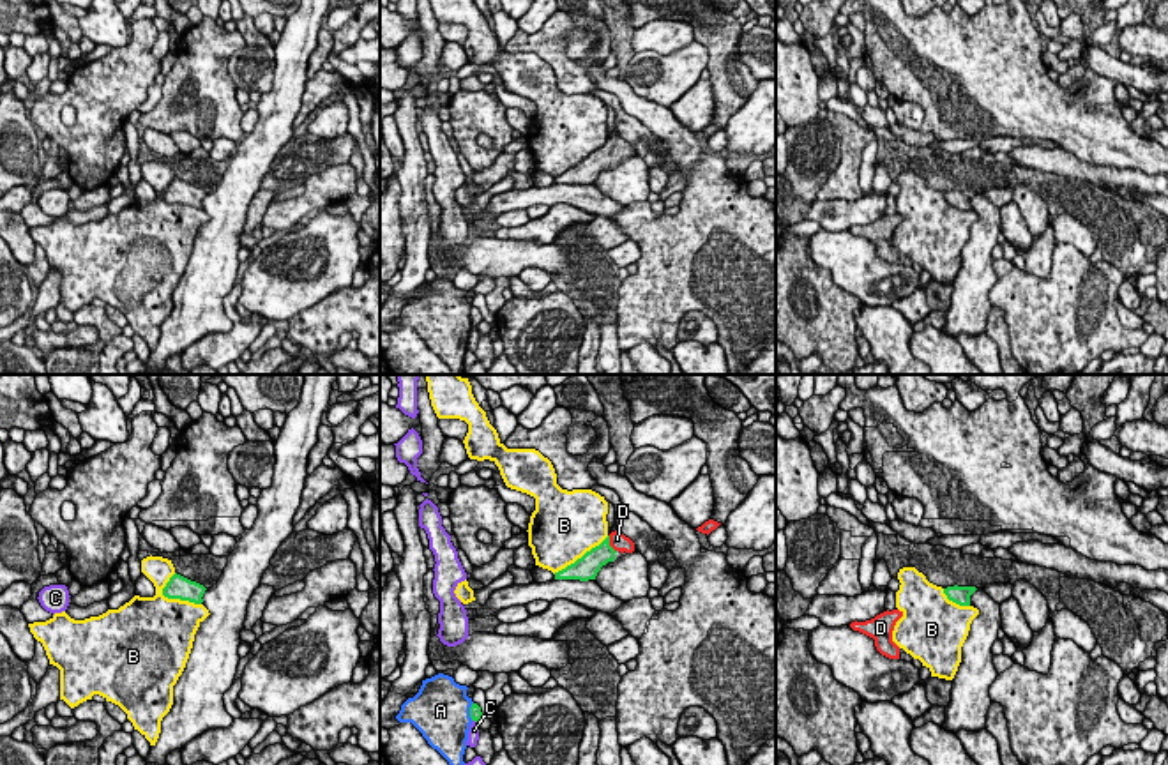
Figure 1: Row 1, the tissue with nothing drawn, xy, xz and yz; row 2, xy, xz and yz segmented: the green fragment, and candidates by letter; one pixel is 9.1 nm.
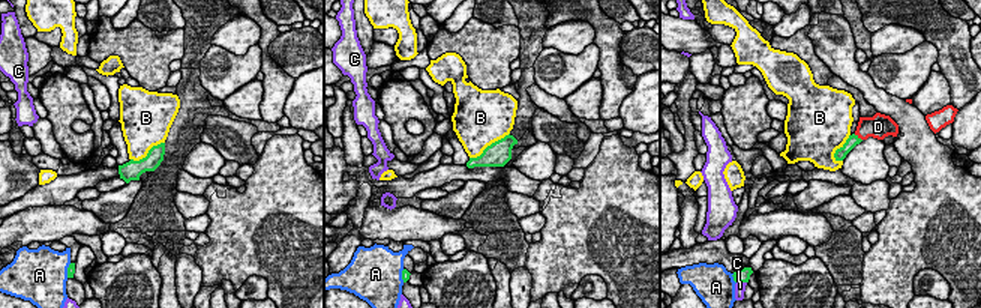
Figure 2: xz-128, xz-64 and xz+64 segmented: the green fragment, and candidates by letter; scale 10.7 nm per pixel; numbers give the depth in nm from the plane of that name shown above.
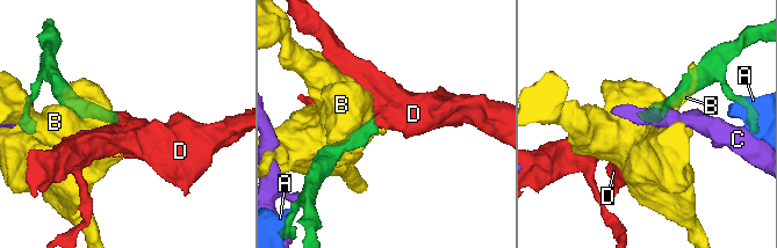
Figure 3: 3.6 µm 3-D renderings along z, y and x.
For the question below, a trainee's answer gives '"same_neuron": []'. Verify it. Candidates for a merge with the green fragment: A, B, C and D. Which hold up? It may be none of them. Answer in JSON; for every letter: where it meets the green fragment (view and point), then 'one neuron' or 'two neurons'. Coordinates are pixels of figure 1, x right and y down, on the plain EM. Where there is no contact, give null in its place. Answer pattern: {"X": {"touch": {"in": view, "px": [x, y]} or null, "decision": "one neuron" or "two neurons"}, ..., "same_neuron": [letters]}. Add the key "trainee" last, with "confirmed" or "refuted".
{"A": {"touch": {"in": "xz", "px": [470, 315]}, "decision": "two neurons"}, "B": {"touch": {"in": "xy", "px": [179, 202]}, "decision": "two neurons"}, "C": {"touch": {"in": "xz", "px": [474, 324]}, "decision": "two neurons"}, "D": {"touch": {"in": "xz", "px": [608, 149]}, "decision": "one neuron"}, "same_neuron": ["D"], "trainee": "refuted"}

